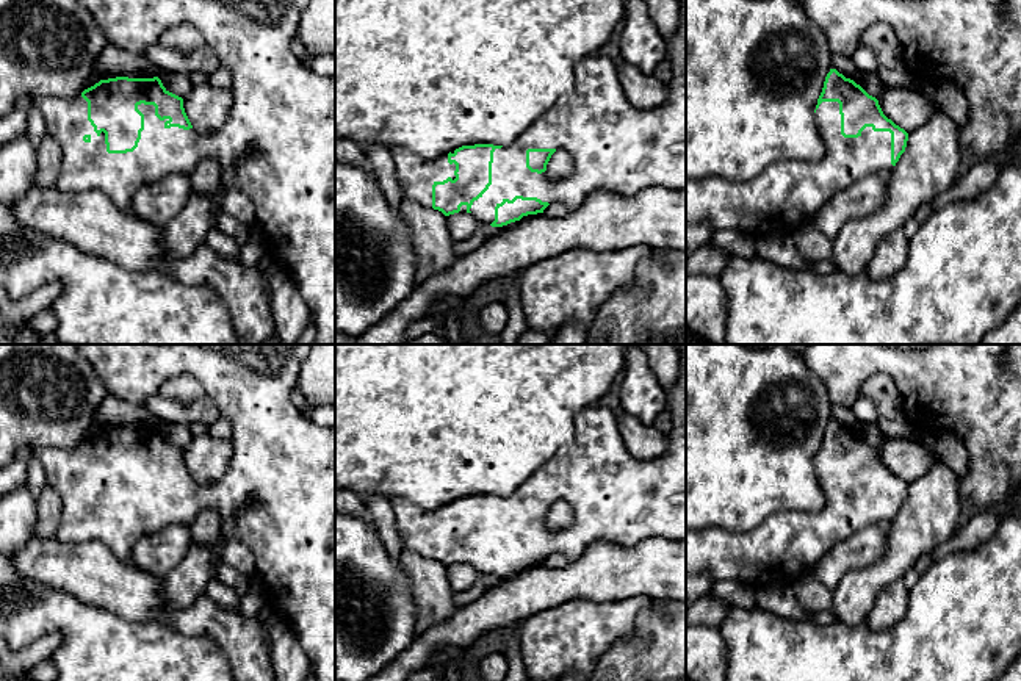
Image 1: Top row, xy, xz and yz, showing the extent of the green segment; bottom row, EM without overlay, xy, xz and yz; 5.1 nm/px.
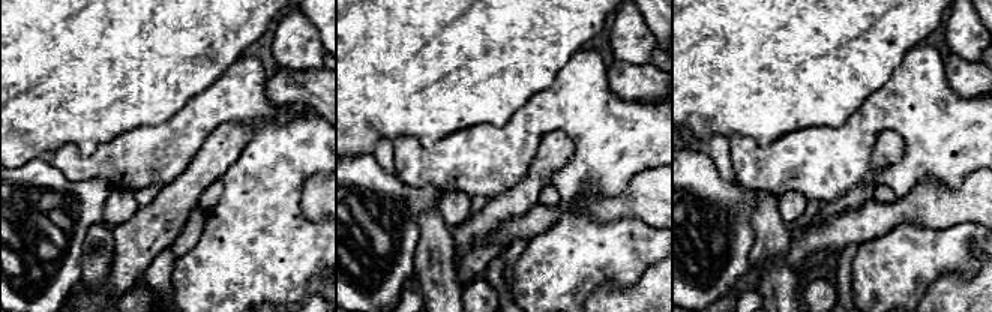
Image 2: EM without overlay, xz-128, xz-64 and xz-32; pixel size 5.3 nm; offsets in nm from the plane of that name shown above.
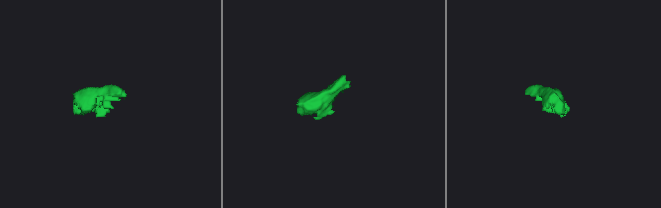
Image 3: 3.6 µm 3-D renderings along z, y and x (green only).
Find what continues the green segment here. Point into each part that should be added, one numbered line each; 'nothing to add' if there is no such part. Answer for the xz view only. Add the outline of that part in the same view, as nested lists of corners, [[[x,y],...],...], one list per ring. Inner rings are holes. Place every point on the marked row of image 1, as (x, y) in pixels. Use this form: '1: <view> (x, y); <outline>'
1: xz (619, 147); [[[680,0],[680,23],[666,42],[666,59],[672,64],[667,99],[662,105],[640,110],[633,106],[619,81],[614,61],[600,53],[581,58],[575,66],[575,86],[562,95],[512,144],[495,149],[492,185],[473,202],[470,211],[479,222],[495,221],[495,207],[515,196],[537,197],[542,202],[562,202],[568,211],[579,208],[595,189],[606,189],[623,197],[661,186],[686,189],[686,0]],[[528,149],[564,149],[573,158],[573,174],[550,180],[545,172],[526,168]]]

